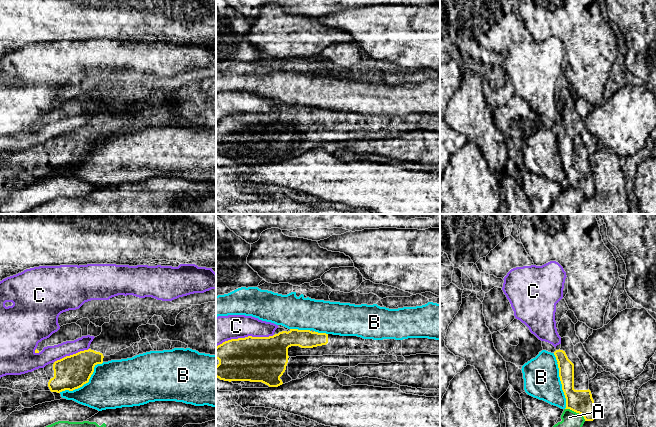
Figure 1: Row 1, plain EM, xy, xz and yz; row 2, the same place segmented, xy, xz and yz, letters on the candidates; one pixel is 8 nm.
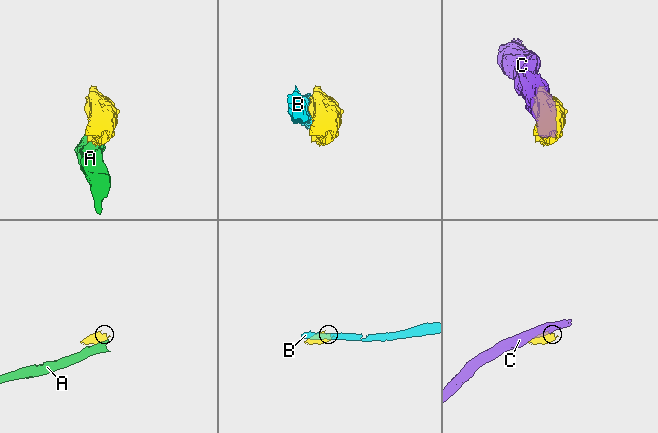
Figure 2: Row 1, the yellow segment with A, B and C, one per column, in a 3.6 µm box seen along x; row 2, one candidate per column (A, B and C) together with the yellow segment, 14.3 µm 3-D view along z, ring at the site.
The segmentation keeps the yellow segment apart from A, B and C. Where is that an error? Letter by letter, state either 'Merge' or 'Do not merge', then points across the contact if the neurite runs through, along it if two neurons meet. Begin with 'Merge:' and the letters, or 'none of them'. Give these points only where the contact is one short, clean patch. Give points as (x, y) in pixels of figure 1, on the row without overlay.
Merge: none of them
A: Do not merge
B: Do not merge
C: Do not merge

